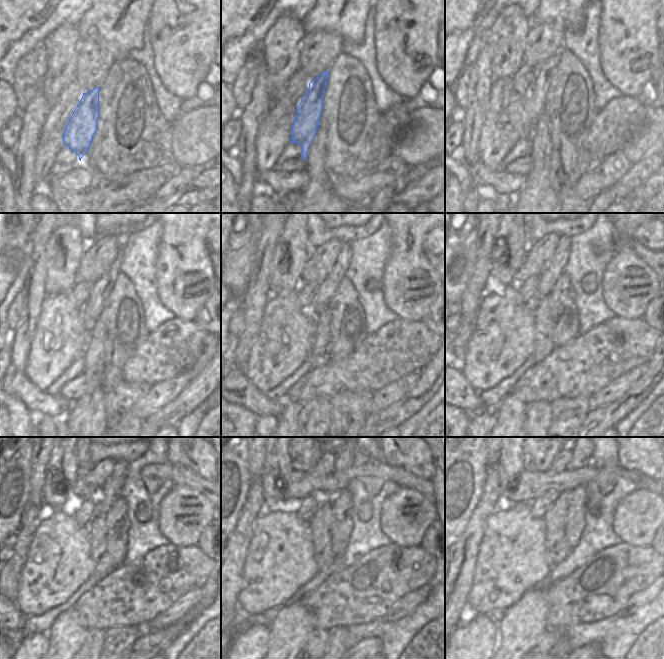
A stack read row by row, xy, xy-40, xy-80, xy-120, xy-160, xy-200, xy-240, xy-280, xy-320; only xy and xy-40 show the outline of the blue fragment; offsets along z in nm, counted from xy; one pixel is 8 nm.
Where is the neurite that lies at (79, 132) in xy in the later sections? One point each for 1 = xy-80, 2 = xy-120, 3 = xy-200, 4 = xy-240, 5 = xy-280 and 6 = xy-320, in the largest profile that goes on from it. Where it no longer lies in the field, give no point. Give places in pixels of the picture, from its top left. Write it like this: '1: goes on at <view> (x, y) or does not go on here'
1: goes on at xy-80 (535, 101)
2: goes on at xy-120 (101, 289)
3: goes on at xy-200 (547, 280)
4: goes on at xy-240 (110, 490)
5: goes on at xy-280 (354, 458)
6: goes on at xy-320 (580, 457)

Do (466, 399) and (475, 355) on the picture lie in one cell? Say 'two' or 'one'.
two

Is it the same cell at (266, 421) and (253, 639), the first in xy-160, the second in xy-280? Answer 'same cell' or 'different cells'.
same cell

